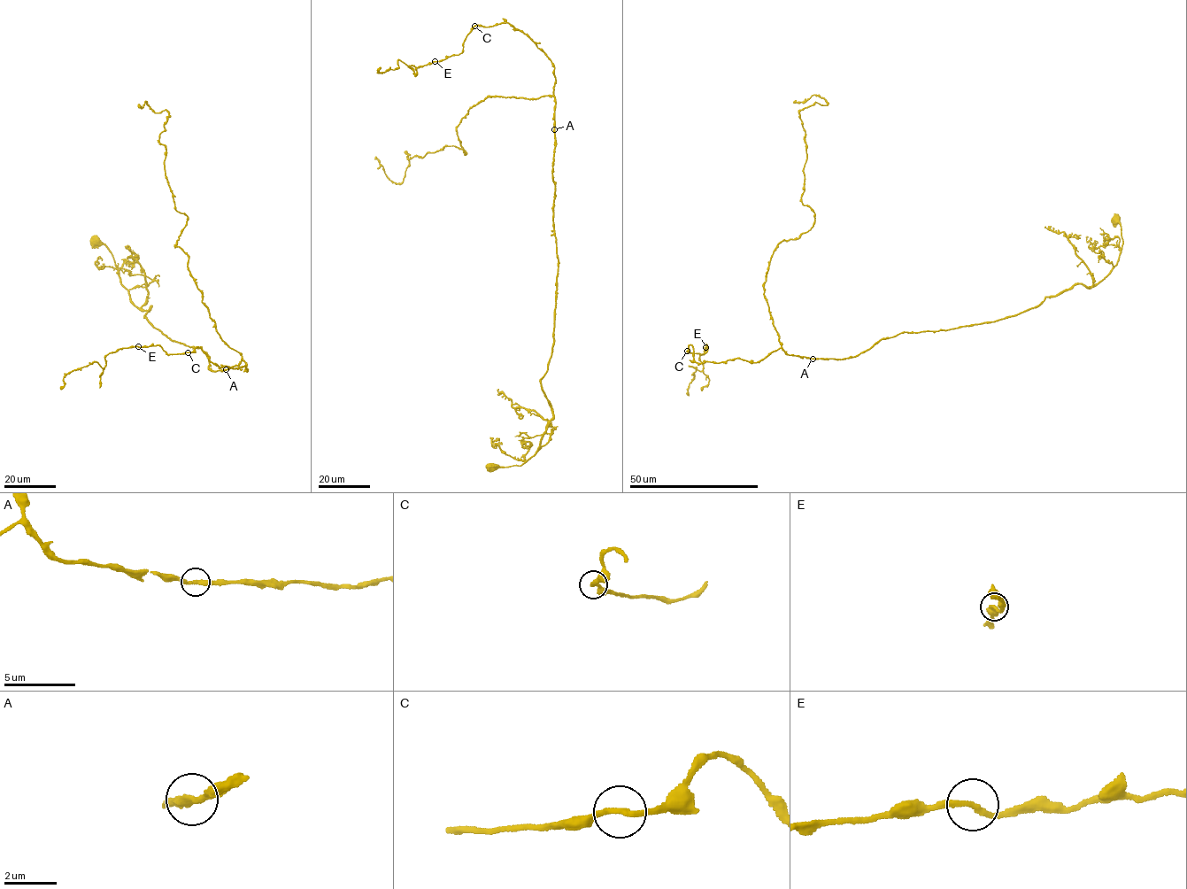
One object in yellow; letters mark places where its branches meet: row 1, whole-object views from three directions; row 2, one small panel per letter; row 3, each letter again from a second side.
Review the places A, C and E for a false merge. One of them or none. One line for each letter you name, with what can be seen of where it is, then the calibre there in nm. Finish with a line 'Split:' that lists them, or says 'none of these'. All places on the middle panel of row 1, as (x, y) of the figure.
Split: none of these

